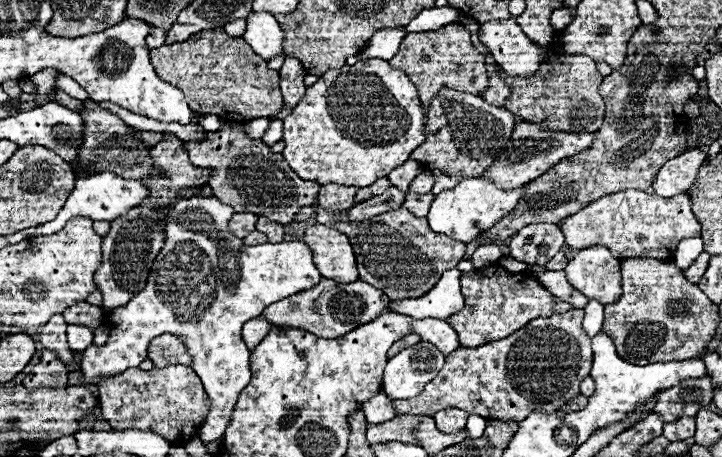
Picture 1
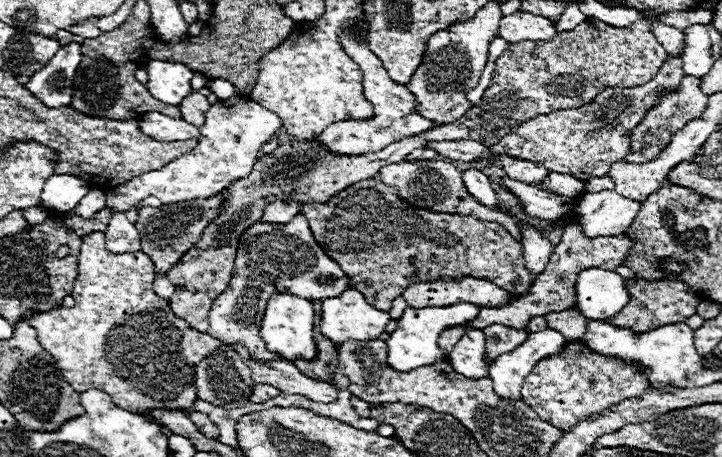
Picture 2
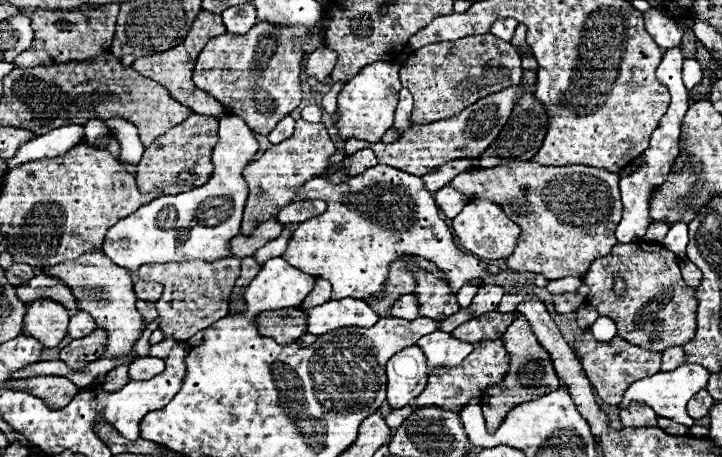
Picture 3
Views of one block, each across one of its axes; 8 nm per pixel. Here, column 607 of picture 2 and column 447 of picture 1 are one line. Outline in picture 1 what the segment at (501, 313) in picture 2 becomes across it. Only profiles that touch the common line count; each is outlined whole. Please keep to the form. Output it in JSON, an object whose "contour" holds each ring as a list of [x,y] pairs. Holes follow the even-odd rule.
{"contour":[[[314,202],[312,208],[316,210],[316,222],[324,222],[326,226],[348,234],[358,260],[360,280],[382,290],[390,300],[424,296],[440,280],[444,270],[456,268],[466,252],[464,242],[456,242],[444,234],[432,232],[426,218],[418,218],[406,208],[398,208],[394,212],[360,222],[348,220],[346,210],[328,212],[320,208],[318,202]]]}

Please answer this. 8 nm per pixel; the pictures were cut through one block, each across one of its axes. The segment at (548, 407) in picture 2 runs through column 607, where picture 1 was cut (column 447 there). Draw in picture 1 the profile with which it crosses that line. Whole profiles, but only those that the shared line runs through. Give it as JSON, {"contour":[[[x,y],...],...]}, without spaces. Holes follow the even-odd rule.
{"contour":[[[568,310],[550,318],[536,318],[516,330],[512,336],[494,340],[476,348],[456,348],[446,356],[446,364],[440,374],[428,382],[422,394],[410,400],[392,400],[396,414],[414,414],[414,416],[434,416],[446,408],[460,408],[468,414],[480,414],[486,420],[492,418],[512,418],[516,422],[524,420],[532,410],[554,412],[560,410],[568,400],[580,394],[580,382],[590,376],[592,370],[592,348],[590,336],[582,330],[584,310]]]}

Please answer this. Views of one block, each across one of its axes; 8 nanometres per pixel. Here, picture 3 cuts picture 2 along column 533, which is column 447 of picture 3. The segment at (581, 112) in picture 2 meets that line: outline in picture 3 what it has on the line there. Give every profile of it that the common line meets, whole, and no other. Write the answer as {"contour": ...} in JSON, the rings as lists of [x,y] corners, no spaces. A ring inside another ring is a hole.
{"contour":[[[524,82],[516,86],[508,86],[492,96],[478,100],[476,104],[462,110],[456,118],[446,118],[432,124],[412,124],[410,130],[406,130],[396,142],[392,144],[368,143],[368,147],[376,154],[378,164],[386,164],[414,176],[424,176],[428,174],[428,170],[456,158],[478,158],[492,144],[492,140],[498,138],[500,130],[504,128],[506,120],[512,114],[514,104],[518,102],[522,94],[524,94]]]}

